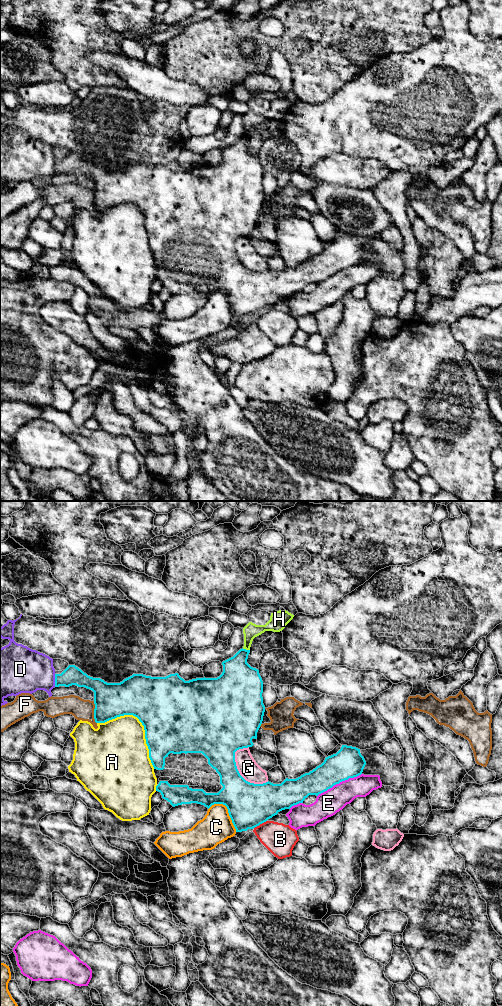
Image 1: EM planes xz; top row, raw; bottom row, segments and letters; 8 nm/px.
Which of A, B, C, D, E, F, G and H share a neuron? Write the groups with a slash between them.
A / B / C / D / E / F / G / H

